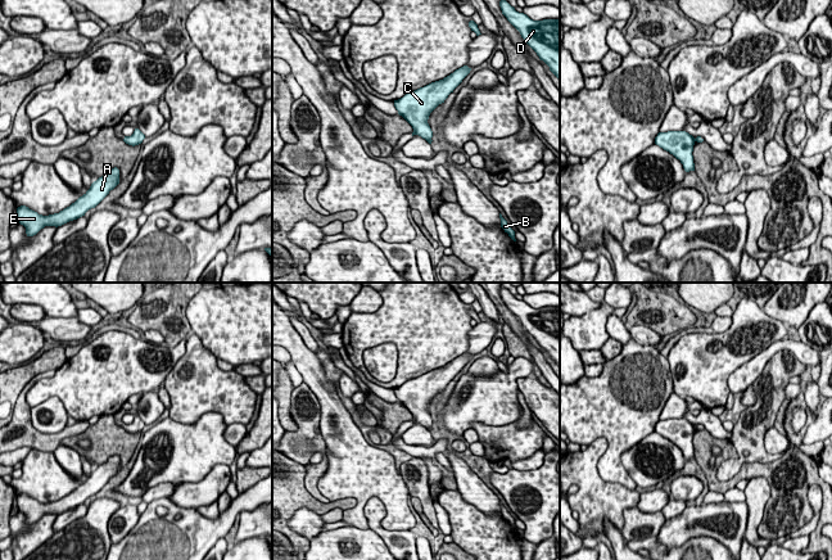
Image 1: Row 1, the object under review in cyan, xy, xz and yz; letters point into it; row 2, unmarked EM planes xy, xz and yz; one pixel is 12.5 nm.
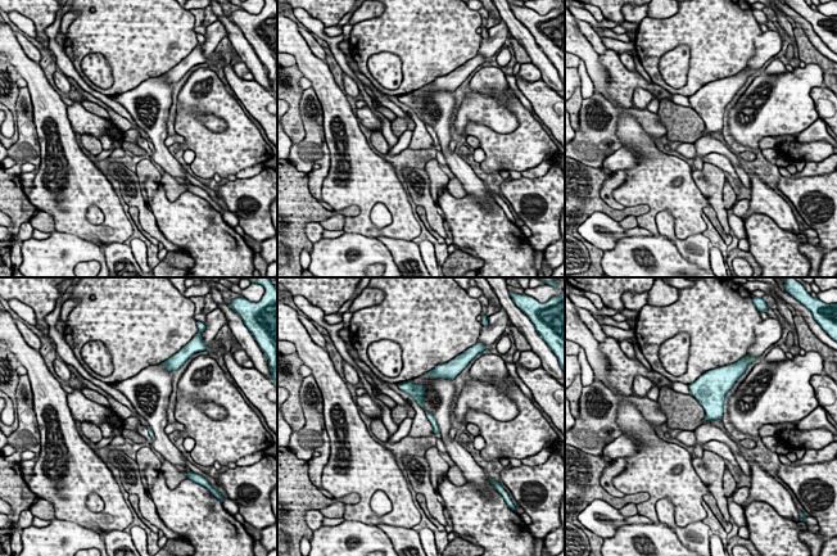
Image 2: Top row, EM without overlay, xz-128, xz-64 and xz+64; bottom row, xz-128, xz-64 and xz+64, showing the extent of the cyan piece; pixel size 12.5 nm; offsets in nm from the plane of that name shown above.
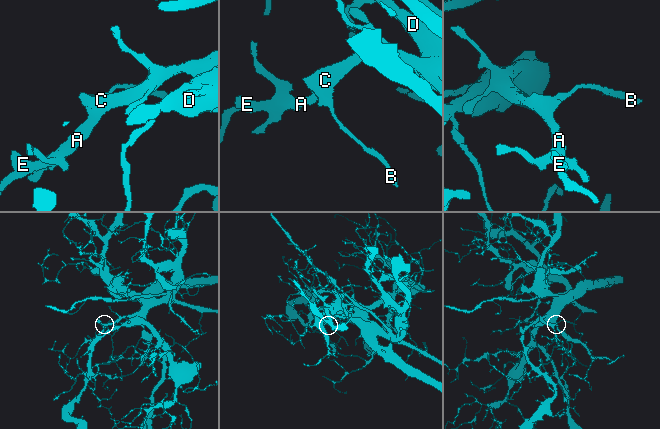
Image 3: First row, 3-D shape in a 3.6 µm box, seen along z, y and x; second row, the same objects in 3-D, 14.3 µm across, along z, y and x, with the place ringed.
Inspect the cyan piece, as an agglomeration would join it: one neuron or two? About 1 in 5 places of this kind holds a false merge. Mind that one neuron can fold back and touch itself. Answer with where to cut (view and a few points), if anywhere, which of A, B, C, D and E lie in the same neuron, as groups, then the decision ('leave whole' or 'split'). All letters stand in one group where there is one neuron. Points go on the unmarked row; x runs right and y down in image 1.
no cut | A B C D E | leave whole

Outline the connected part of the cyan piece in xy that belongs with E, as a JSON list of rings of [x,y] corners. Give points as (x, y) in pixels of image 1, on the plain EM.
[[[114,455],[107,462],[94,469],[82,484],[59,501],[42,503],[26,493],[21,493],[17,496],[18,509],[26,515],[27,524],[36,523],[45,514],[62,514],[85,503],[89,497],[95,496],[118,471],[119,457]]]

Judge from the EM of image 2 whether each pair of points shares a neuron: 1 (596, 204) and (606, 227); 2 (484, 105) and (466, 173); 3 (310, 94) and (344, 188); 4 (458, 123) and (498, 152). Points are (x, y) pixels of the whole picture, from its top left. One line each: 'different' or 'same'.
1: different
2: different
3: different
4: different

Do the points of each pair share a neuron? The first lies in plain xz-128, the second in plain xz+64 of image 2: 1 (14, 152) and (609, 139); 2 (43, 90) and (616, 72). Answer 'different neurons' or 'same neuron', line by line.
1: same neuron
2: different neurons

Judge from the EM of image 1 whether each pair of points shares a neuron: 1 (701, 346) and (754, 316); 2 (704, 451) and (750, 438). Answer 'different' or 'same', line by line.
1: same
2: different

